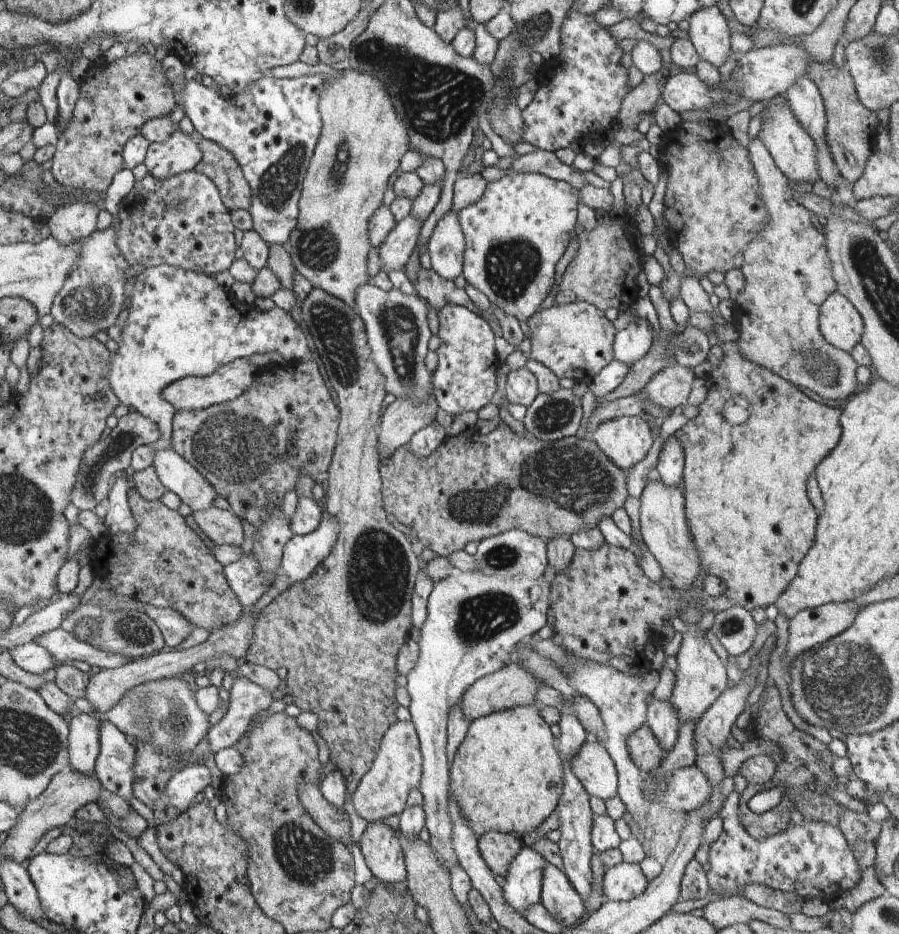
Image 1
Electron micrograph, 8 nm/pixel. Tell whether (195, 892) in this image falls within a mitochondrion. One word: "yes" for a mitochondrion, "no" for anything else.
no

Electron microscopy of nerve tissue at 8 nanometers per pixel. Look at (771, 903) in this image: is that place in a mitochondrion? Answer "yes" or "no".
no

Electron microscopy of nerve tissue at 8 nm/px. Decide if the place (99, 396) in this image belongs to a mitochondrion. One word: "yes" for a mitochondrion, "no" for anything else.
no

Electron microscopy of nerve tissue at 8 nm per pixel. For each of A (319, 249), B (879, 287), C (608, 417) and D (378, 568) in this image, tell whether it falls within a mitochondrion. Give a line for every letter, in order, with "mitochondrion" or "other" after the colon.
A: mitochondrion
B: mitochondrion
C: other
D: mitochondrion

